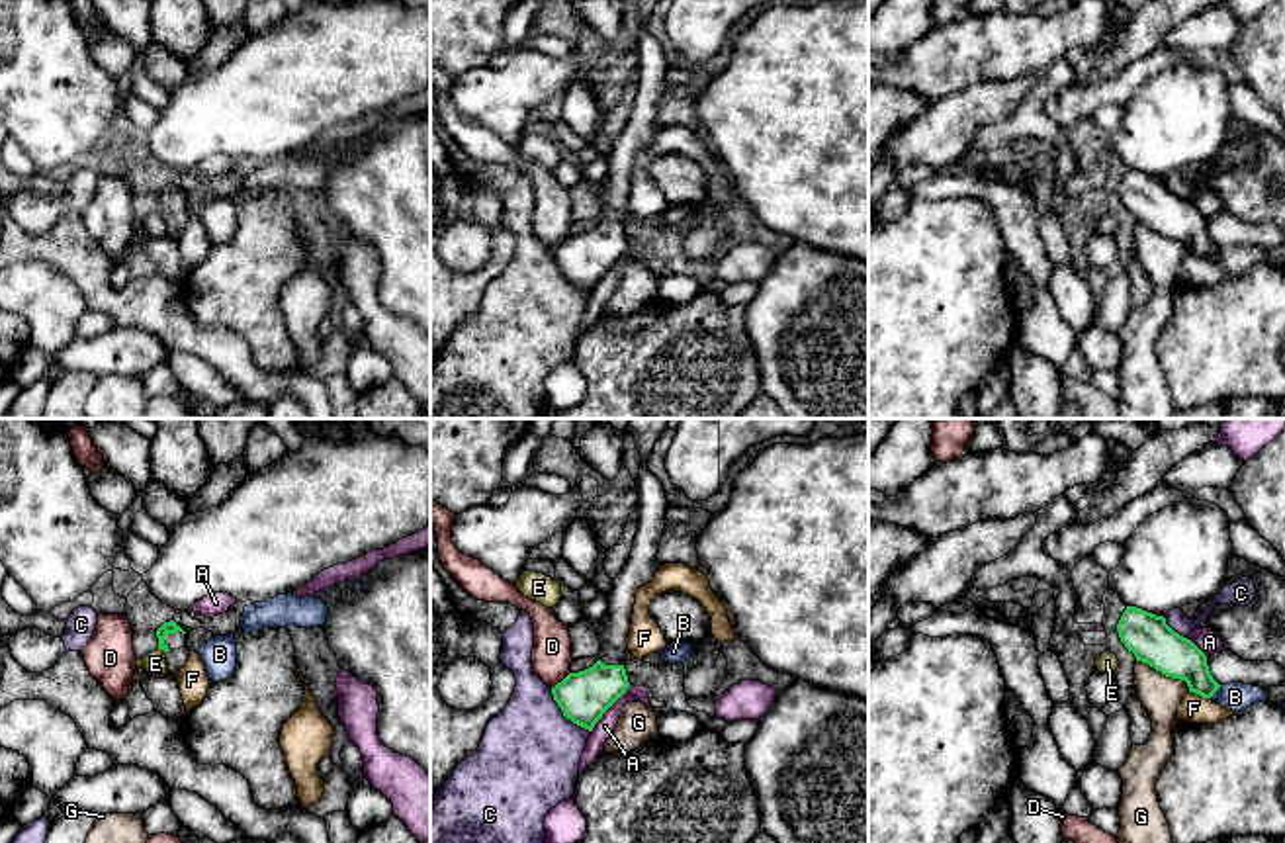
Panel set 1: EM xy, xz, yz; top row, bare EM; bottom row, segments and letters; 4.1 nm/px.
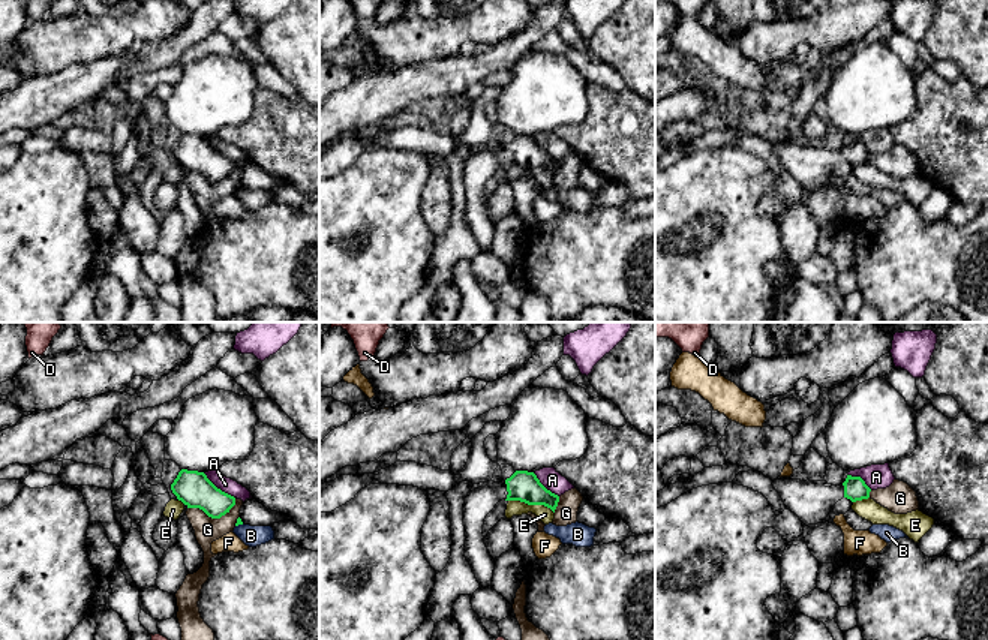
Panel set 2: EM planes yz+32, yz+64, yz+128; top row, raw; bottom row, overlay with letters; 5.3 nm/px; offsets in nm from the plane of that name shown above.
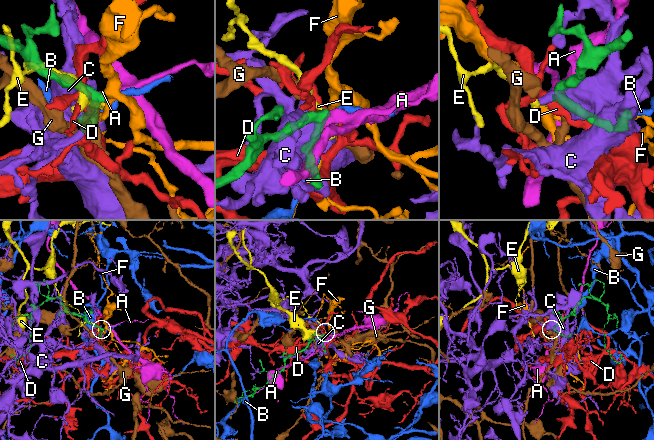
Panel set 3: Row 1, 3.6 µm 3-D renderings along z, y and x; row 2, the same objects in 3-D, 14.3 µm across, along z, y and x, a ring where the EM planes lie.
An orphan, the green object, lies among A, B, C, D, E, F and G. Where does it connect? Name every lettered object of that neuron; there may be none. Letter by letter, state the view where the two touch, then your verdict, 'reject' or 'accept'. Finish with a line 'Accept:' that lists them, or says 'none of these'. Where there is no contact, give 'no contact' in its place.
A: meets green in xz; reject
B: meets green in yz; reject
C: meets green in xz; reject
D: meets green in xz; reject
E: meets green in xy; reject
F: meets green in yz; reject
G: meets green in yz; reject
Accept: none of these

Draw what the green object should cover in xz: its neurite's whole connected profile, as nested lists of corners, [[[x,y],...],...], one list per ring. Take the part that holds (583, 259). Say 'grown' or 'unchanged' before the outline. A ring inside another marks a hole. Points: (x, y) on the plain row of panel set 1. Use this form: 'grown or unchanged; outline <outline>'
grown; outline [[[659,0],[634,2],[642,18],[636,43],[640,57],[638,94],[626,127],[612,143],[608,174],[595,186],[600,201],[600,219],[593,229],[569,235],[552,250],[554,262],[563,278],[589,293],[593,293],[602,276],[630,248],[624,217],[628,211],[626,200],[632,186],[636,155],[640,149],[651,145],[661,129],[657,115],[669,65],[661,43],[647,29],[647,18]]]

